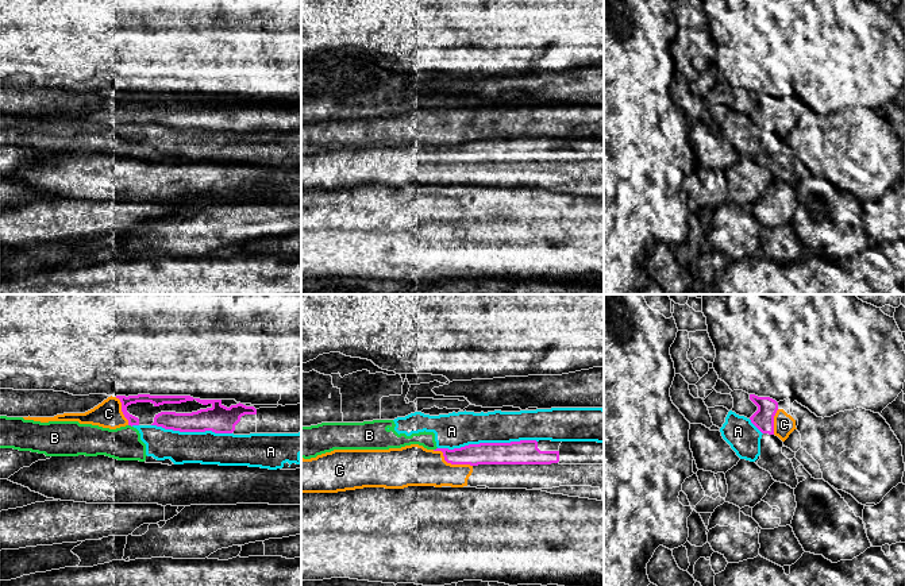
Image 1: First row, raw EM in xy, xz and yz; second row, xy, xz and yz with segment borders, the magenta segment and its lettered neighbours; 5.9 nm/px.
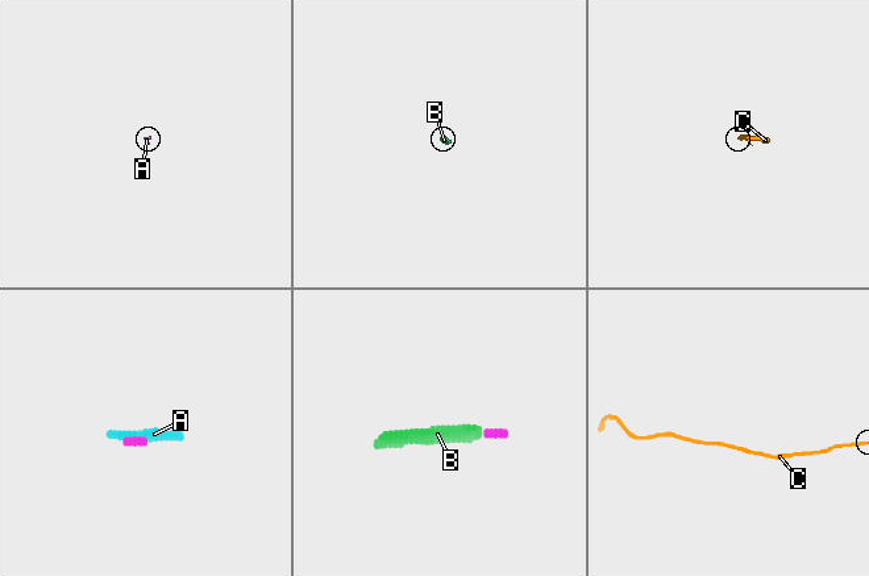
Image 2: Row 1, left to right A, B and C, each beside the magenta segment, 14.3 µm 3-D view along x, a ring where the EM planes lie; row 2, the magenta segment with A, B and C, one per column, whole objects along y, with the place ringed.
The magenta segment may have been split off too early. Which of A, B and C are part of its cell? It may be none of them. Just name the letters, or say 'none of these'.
C

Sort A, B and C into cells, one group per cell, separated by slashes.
A B / C

